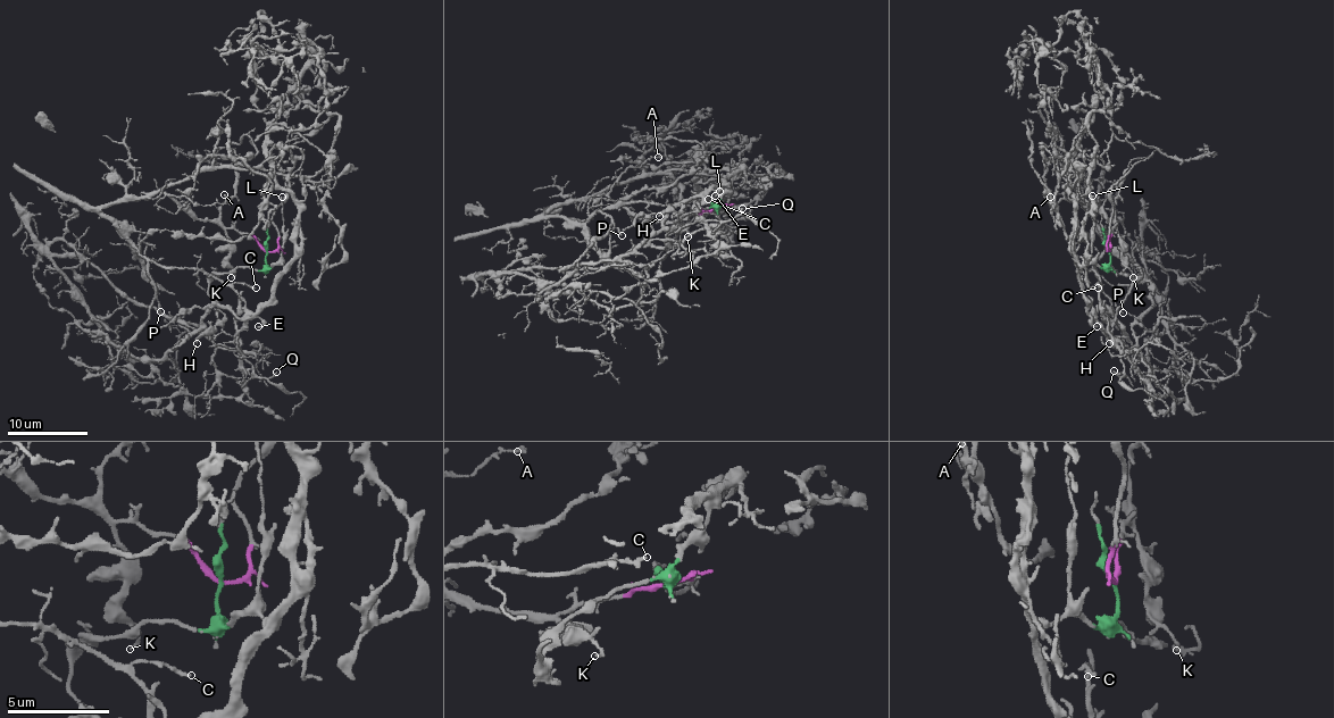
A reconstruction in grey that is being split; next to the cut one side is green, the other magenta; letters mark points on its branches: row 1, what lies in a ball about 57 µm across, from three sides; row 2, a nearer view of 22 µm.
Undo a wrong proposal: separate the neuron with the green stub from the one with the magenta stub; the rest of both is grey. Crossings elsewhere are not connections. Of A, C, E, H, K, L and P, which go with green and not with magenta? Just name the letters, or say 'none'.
E, H, L

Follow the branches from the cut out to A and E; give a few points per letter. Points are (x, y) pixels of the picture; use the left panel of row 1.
A: (266, 251), (248, 234), (214, 222), (194, 219), (169, 195), (186, 197), (203, 206), (223, 205), (224, 194)
E: (266, 251), (268, 266), (284, 267), (274, 299), (257, 315), (263, 323), (258, 327)

